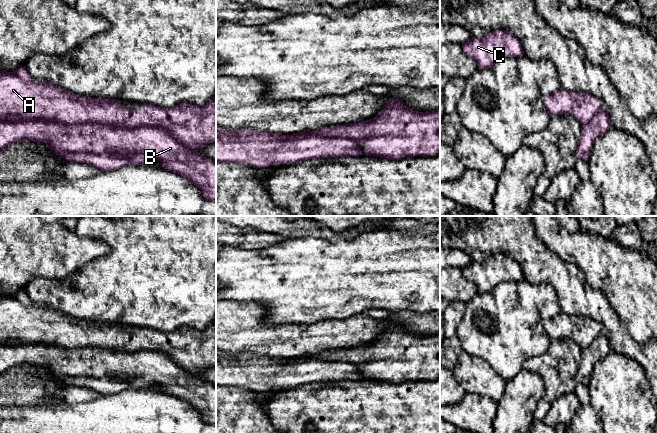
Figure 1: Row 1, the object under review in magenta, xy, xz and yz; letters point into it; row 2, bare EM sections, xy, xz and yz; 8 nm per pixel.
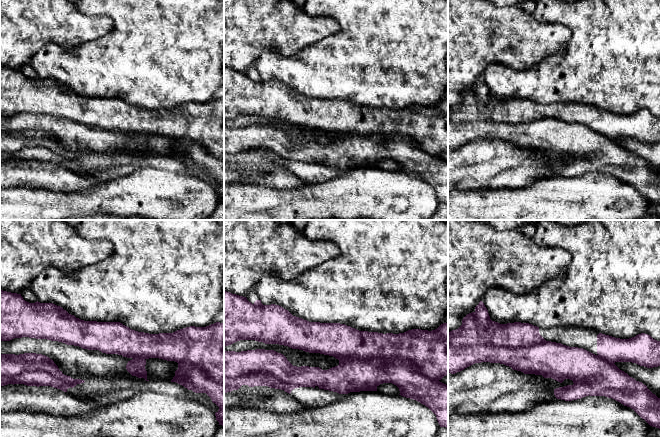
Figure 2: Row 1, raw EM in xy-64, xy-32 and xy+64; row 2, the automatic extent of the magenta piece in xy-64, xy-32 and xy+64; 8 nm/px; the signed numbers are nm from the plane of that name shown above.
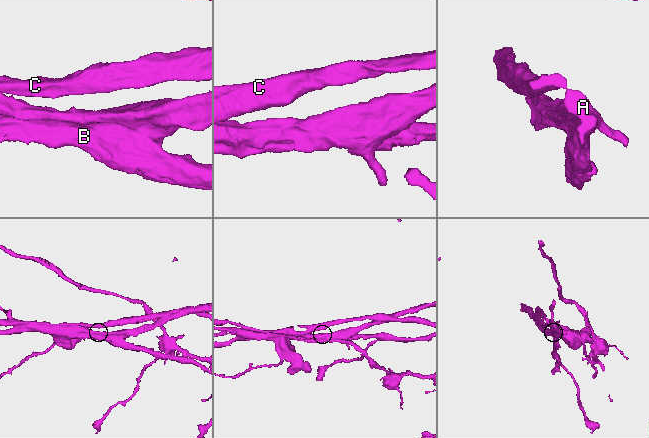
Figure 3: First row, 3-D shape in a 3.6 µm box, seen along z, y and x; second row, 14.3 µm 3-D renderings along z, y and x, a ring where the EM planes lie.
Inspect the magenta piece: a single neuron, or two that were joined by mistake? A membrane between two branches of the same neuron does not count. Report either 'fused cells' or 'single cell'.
fused cells

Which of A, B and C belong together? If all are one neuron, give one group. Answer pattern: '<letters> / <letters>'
A / B C

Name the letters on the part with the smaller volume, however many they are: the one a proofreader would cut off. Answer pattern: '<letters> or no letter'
A

